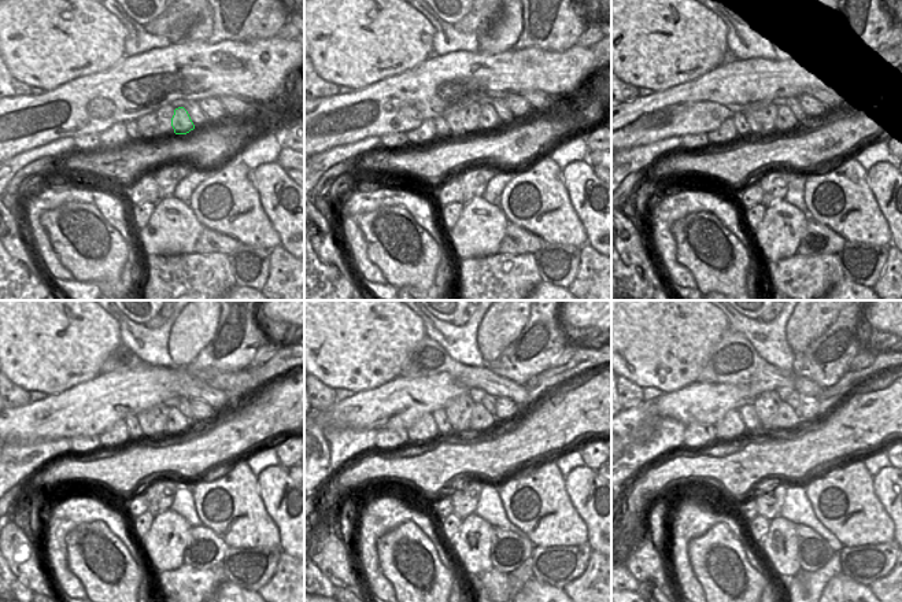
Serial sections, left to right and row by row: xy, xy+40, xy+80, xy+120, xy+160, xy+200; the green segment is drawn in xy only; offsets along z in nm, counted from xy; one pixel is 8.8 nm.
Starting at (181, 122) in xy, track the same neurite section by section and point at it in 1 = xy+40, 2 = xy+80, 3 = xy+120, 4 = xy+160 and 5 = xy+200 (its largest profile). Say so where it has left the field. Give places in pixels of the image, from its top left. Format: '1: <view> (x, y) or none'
1: xy+40 (490, 119)
2: xy+80 (790, 115)
3: xy+120 (177, 423)
4: xy+160 (481, 420)
5: xy+200 (787, 418)

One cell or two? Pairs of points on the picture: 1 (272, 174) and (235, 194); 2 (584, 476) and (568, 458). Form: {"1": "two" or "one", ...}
{"1": "two", "2": "two"}

